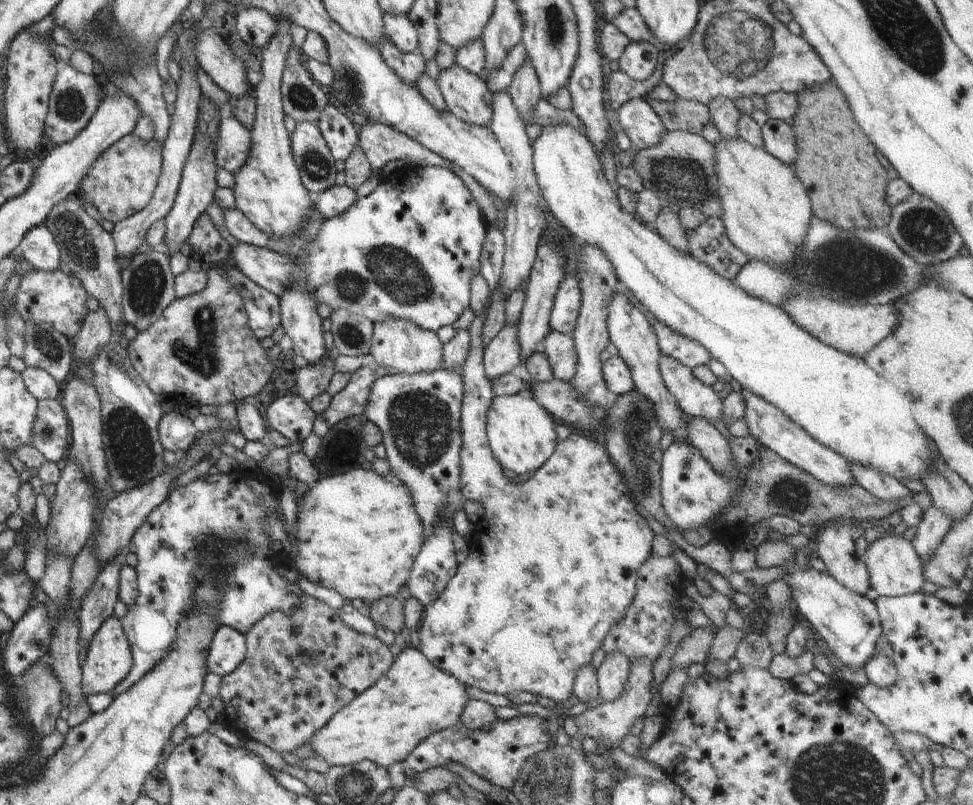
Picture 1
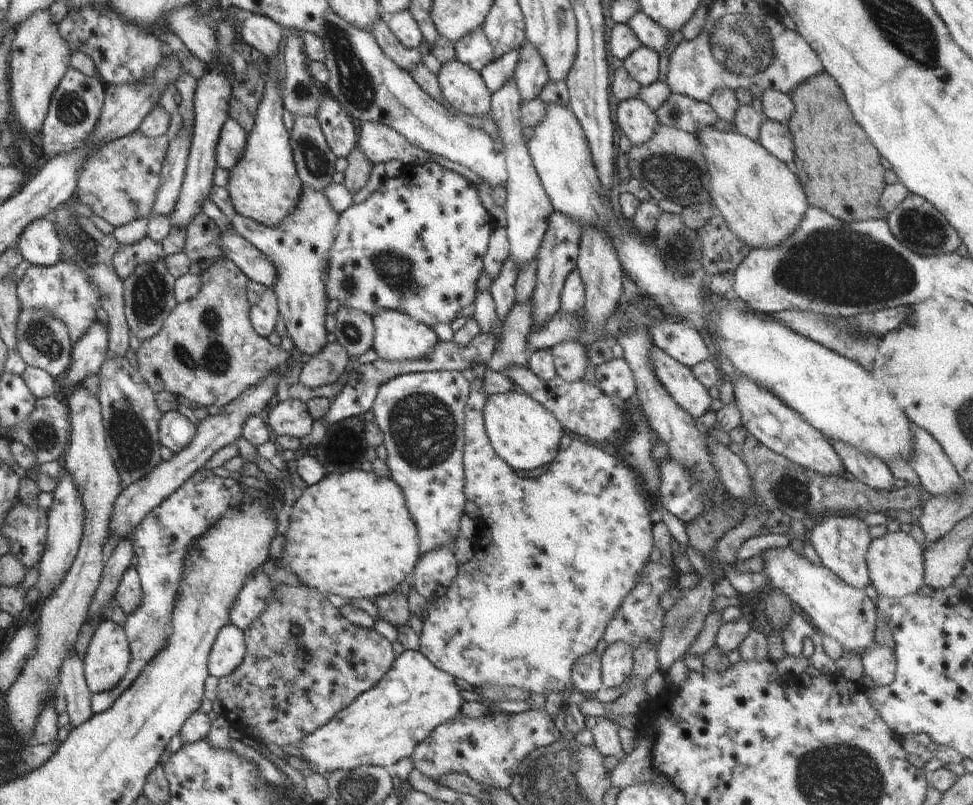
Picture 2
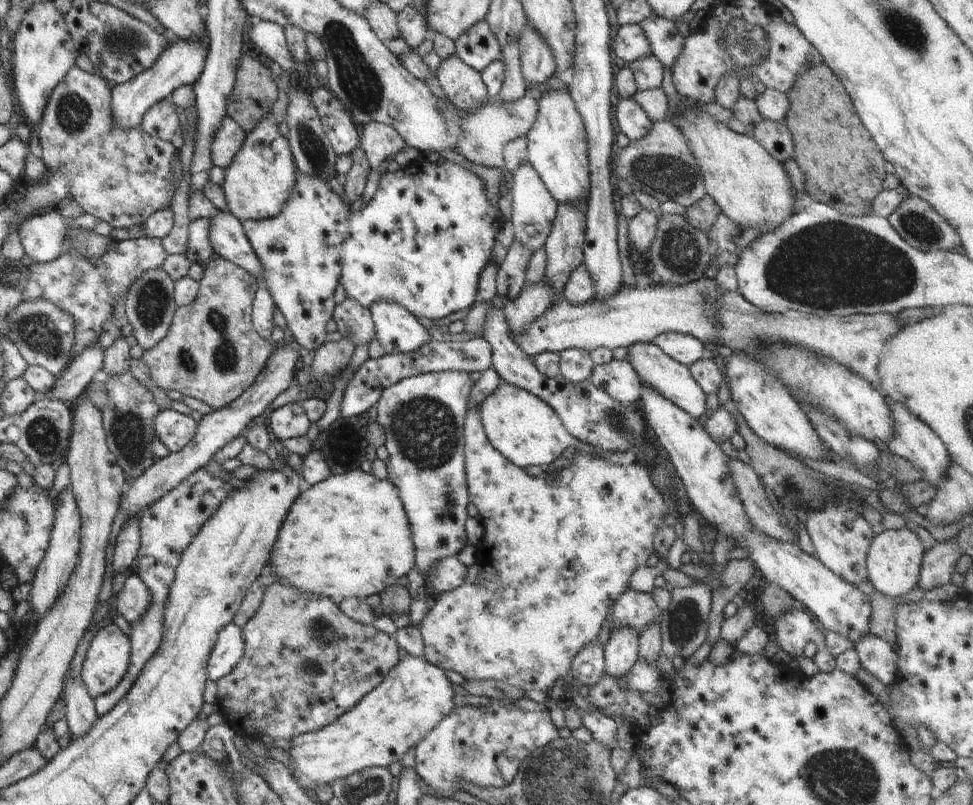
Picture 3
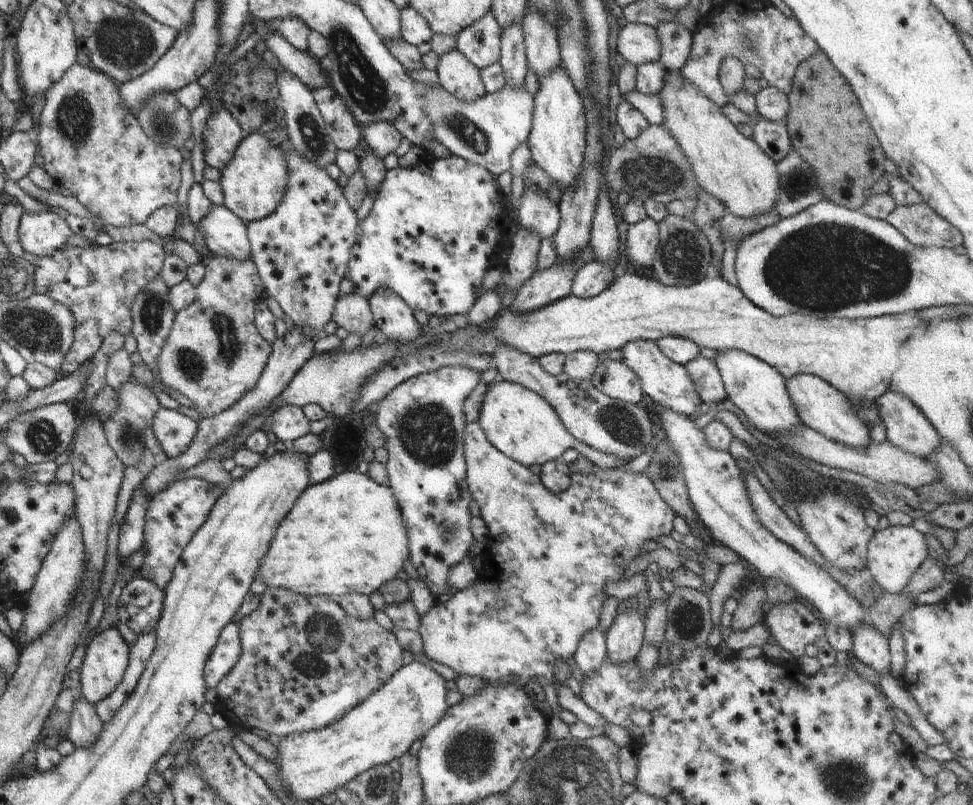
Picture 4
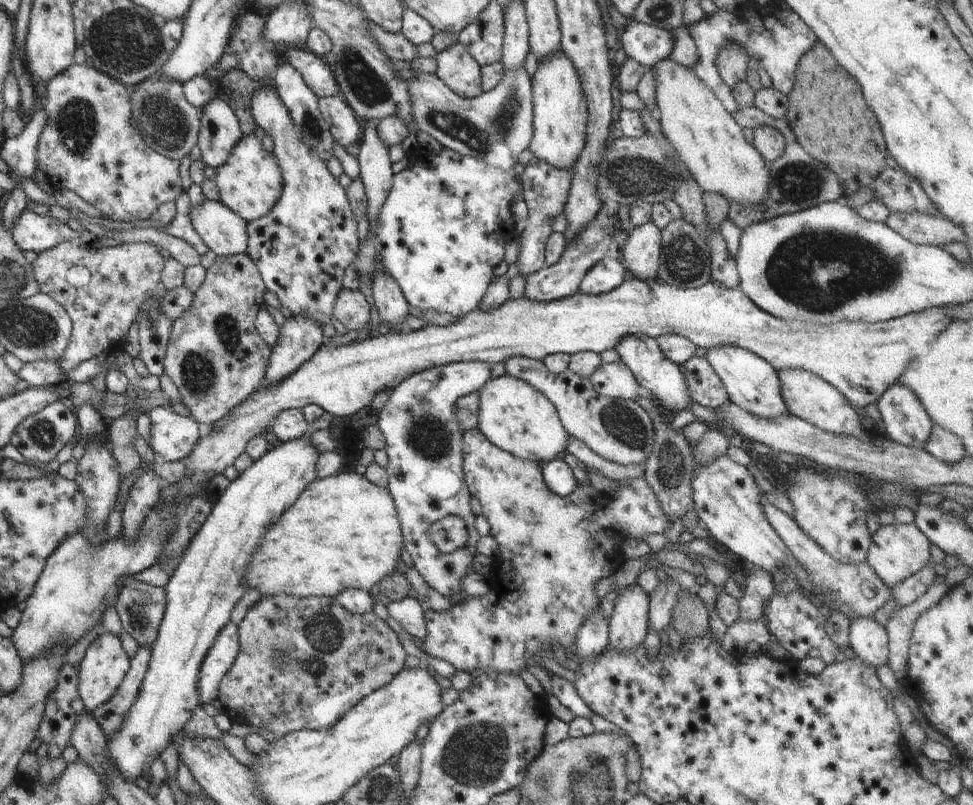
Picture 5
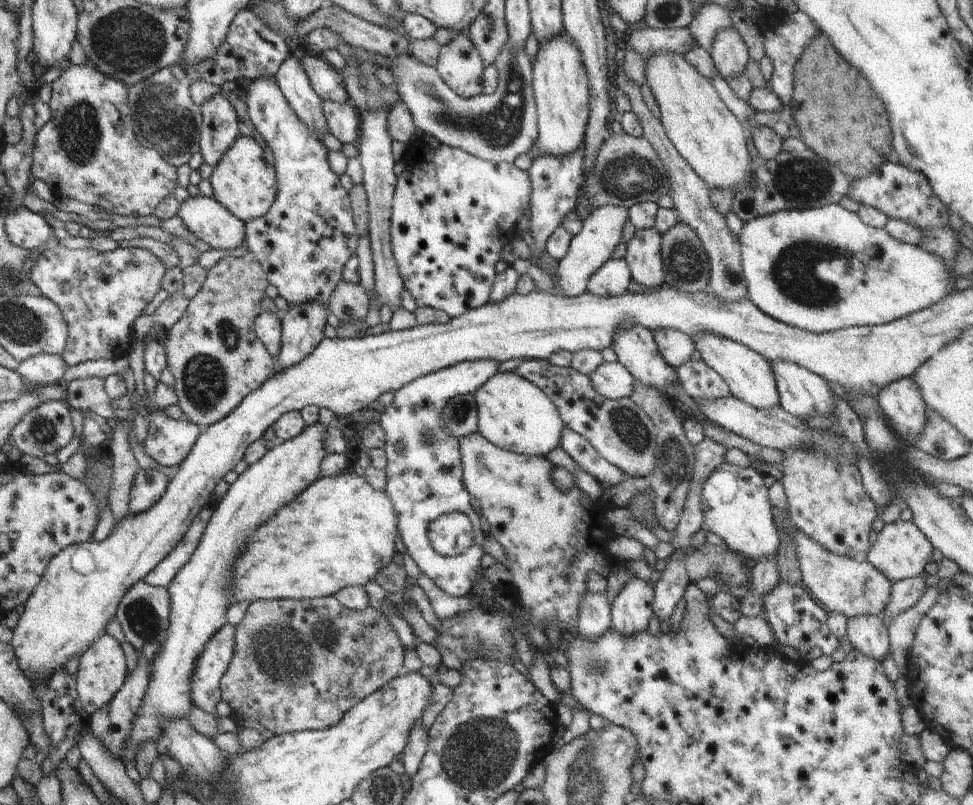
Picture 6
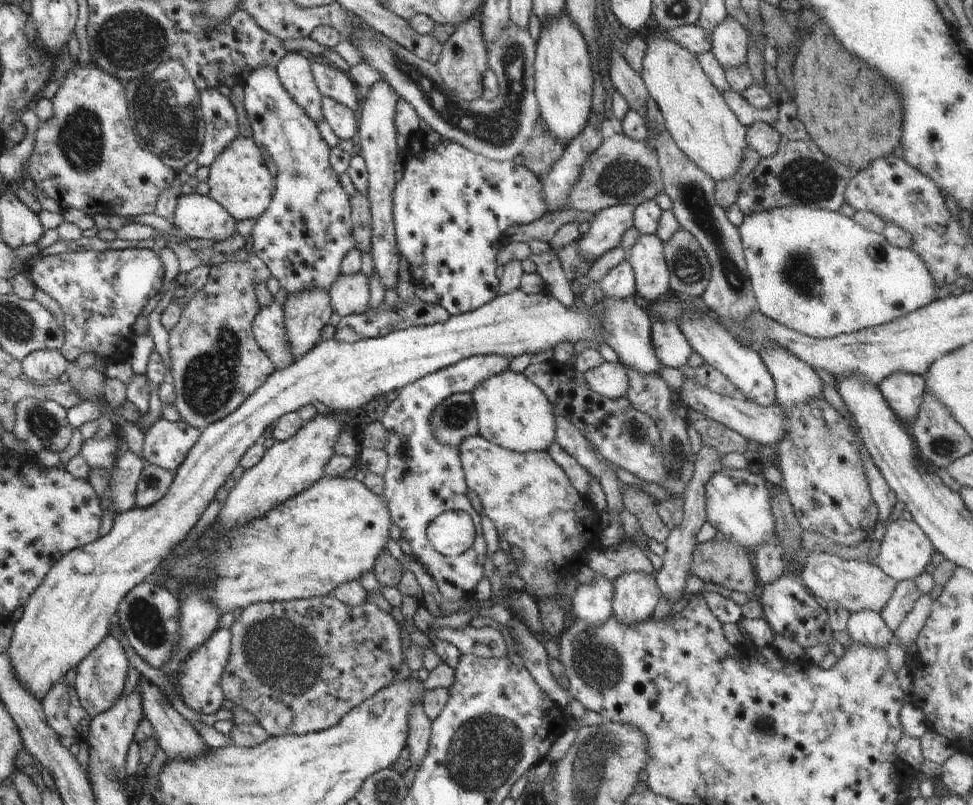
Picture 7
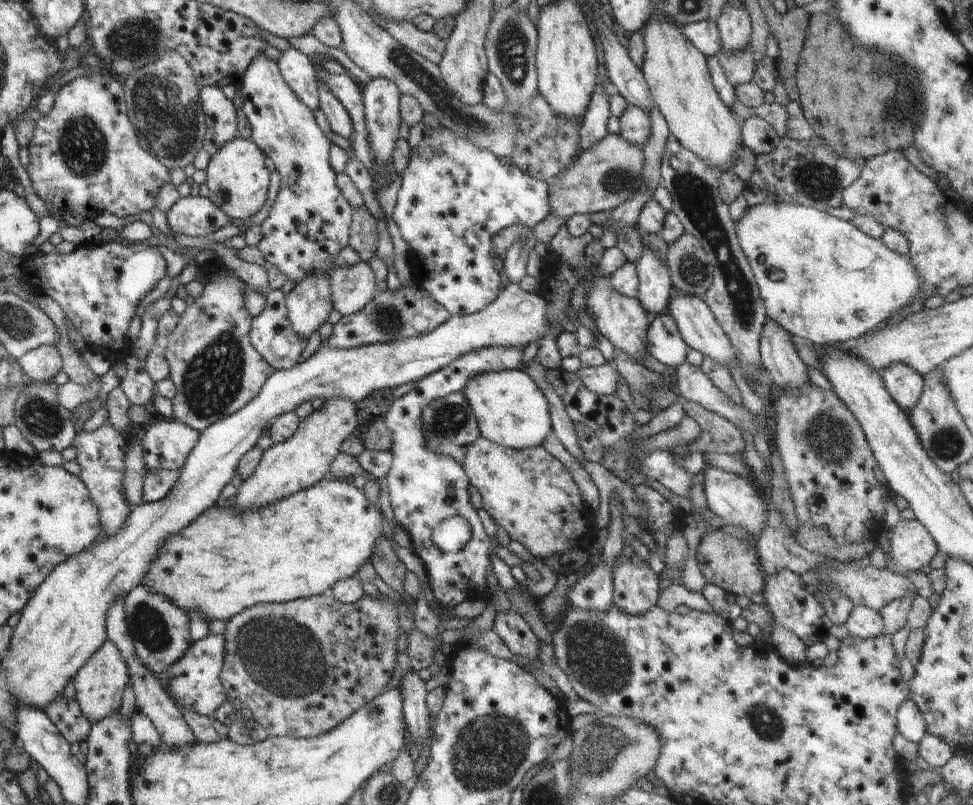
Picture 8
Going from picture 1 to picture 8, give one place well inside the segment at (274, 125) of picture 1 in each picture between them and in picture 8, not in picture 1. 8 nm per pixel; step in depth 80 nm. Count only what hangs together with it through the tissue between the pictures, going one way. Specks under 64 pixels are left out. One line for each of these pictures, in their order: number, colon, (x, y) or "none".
2: (264, 186)
3: (260, 178)
4: (253, 182)
5: (249, 183)
6: (243, 182)
7: (239, 180)
8: (238, 180)

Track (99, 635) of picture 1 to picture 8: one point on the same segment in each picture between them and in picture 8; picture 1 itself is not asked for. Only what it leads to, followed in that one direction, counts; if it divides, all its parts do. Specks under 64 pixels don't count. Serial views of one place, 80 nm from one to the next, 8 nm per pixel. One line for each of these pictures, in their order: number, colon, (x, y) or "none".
2: (108, 655)
3: (107, 658)
4: (106, 658)
5: (105, 663)
6: (102, 671)
7: (101, 678)
8: (100, 683)

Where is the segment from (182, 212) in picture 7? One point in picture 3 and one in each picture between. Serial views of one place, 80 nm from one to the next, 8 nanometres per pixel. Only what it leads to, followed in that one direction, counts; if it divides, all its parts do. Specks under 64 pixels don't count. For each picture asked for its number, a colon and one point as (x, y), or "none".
3: (227, 237)
4: (225, 235)
5: (224, 233)
6: (205, 217)

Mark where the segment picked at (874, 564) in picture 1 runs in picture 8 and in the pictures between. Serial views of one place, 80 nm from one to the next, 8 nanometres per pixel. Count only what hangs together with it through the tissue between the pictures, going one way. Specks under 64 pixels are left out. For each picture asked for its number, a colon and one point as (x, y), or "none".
2: (894, 561)
3: (894, 558)
4: (894, 554)
5: (897, 551)
6: (901, 551)
7: (905, 551)
8: (911, 547)

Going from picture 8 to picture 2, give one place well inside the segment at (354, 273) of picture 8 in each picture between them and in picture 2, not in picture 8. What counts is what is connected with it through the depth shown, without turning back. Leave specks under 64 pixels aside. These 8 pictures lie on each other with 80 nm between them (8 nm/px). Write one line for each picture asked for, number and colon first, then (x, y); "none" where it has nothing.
2: (355, 331)
3: (354, 321)
4: (352, 312)
5: (351, 308)
6: (349, 300)
7: (350, 295)

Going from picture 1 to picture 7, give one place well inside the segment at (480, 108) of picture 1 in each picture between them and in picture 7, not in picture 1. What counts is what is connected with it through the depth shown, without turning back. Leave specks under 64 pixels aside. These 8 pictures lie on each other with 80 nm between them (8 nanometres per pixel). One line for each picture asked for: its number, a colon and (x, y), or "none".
2: (462, 86)
3: (463, 86)
4: (456, 73)
5: (455, 66)
6: (460, 65)
7: (463, 60)

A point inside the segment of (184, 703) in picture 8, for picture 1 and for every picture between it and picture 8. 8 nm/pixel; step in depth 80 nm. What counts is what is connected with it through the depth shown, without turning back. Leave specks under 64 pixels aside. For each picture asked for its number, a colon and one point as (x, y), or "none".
1: (227, 650)
2: (228, 650)
3: (229, 648)
4: (225, 654)
5: (218, 660)
6: (205, 693)
7: (199, 682)

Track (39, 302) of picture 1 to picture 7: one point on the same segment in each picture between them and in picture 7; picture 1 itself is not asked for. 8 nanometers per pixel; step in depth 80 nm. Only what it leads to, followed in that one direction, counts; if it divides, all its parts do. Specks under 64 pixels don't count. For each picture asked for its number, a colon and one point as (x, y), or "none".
2: (67, 292)
3: (105, 284)
4: (120, 270)
5: (124, 277)
6: (100, 305)
7: (102, 294)

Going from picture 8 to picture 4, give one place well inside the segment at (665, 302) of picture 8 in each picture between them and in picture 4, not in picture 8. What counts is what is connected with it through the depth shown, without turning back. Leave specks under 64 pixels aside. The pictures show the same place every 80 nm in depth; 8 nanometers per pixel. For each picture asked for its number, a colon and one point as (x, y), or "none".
4: (642, 239)
5: (642, 250)
6: (643, 256)
7: (646, 257)

